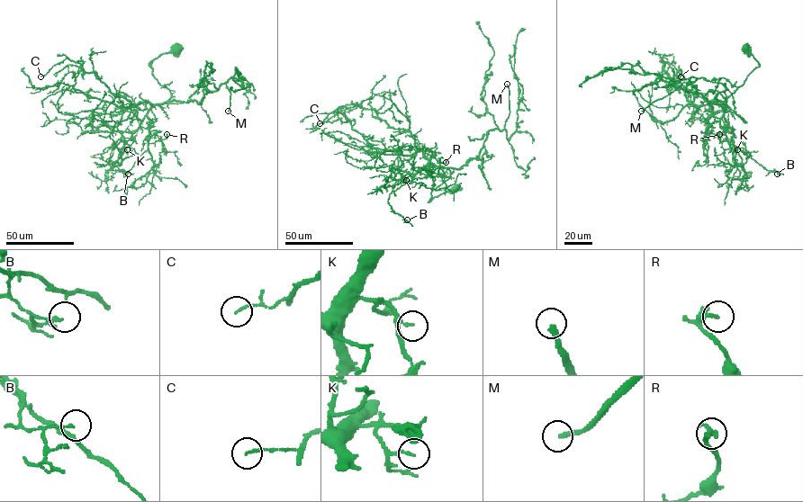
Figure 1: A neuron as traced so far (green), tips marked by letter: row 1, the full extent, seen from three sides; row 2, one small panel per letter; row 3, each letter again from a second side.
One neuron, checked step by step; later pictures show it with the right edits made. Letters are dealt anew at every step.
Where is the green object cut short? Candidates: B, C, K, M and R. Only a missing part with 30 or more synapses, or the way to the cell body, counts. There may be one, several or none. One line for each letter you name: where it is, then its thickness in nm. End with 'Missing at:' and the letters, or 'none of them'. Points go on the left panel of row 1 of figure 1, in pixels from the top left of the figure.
M: at (228, 111); 240 nm thick
Missing at: M

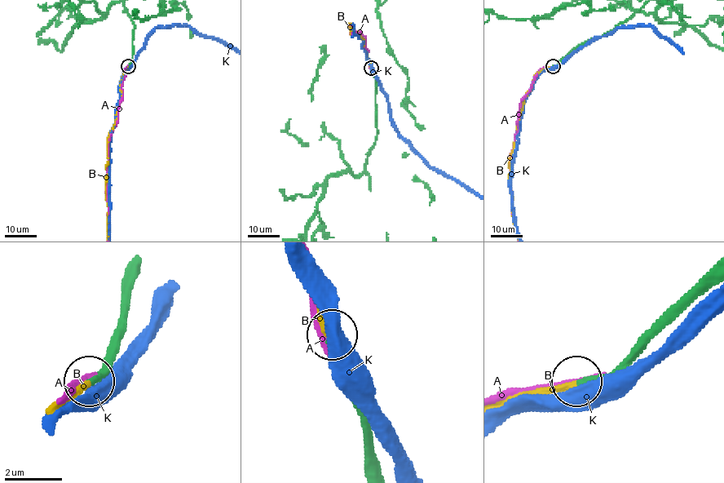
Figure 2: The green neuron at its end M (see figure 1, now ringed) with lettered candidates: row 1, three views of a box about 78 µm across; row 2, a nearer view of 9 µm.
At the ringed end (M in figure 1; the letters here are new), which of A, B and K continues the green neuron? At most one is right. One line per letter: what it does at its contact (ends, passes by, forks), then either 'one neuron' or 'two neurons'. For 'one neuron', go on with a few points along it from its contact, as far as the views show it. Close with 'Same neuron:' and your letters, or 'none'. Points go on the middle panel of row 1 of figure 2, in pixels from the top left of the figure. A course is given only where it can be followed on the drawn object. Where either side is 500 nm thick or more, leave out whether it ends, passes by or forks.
A: it ends there; two neurons
B: it ends there; one neuron
K: two neurons
Same neuron: B

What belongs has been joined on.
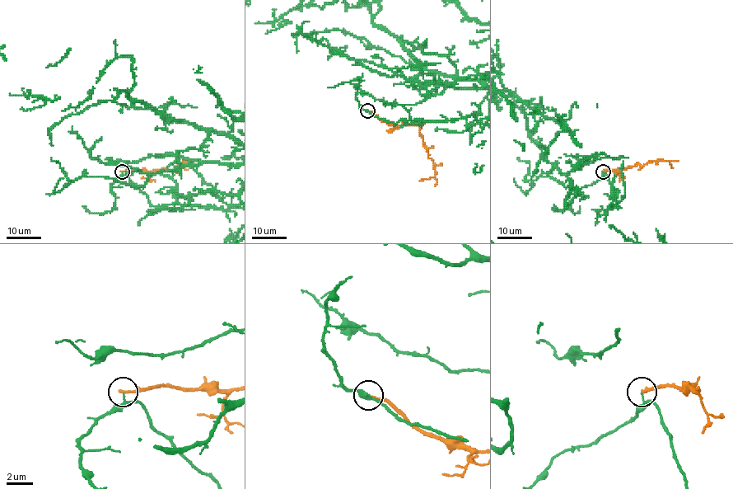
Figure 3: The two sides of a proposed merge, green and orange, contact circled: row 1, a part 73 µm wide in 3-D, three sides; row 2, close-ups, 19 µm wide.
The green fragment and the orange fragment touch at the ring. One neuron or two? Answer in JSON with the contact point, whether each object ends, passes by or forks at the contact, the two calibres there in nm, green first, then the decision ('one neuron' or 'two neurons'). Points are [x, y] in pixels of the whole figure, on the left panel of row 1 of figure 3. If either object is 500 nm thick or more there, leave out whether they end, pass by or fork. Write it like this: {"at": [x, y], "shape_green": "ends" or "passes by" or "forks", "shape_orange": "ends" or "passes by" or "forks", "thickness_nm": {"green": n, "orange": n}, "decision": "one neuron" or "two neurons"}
{"at": [122, 171], "shape_green": "passes by", "shape_orange": "ends", "thickness_nm": {"green": 110, "orange": 220}, "decision": "two neurons"}

